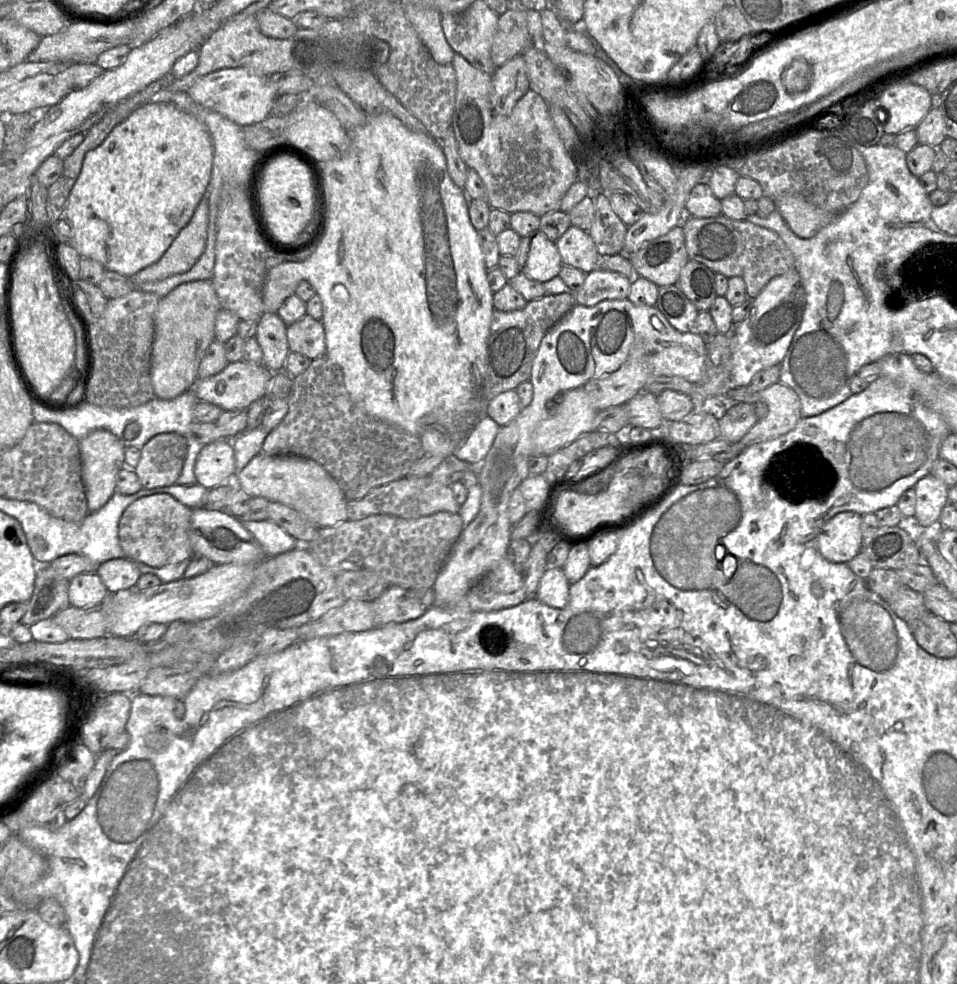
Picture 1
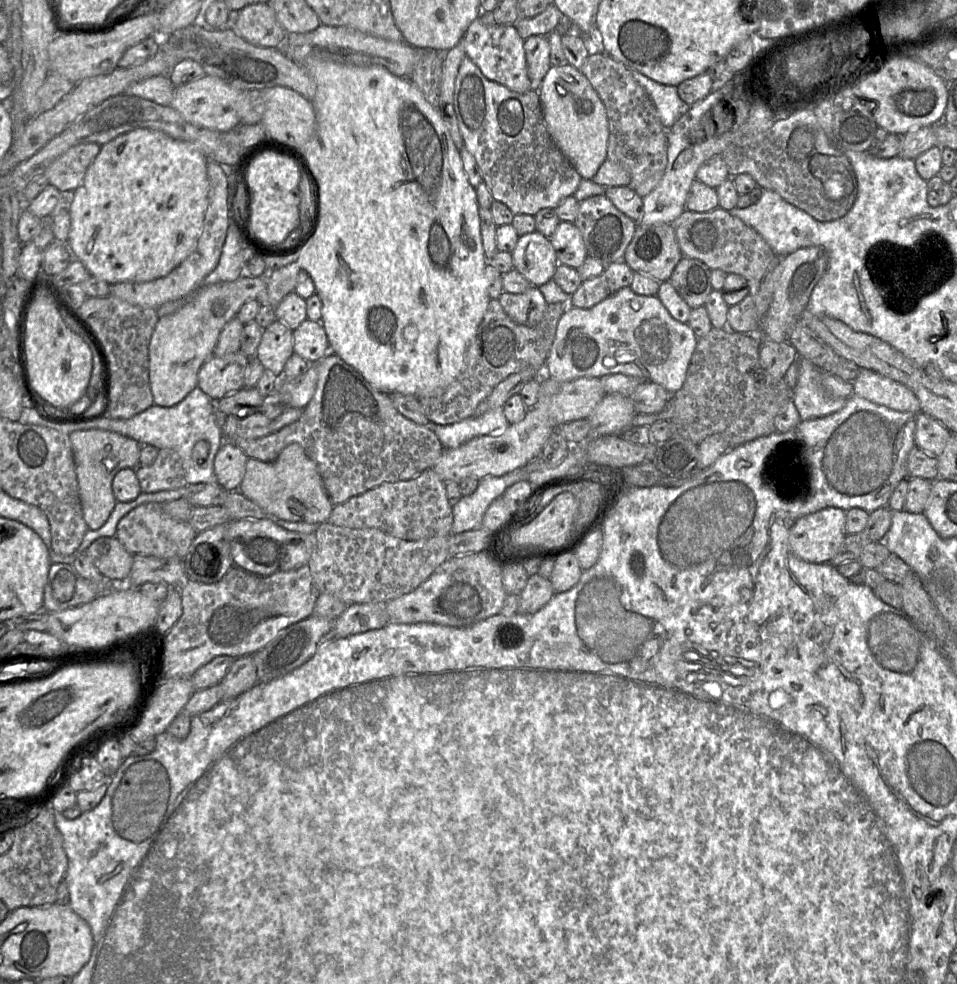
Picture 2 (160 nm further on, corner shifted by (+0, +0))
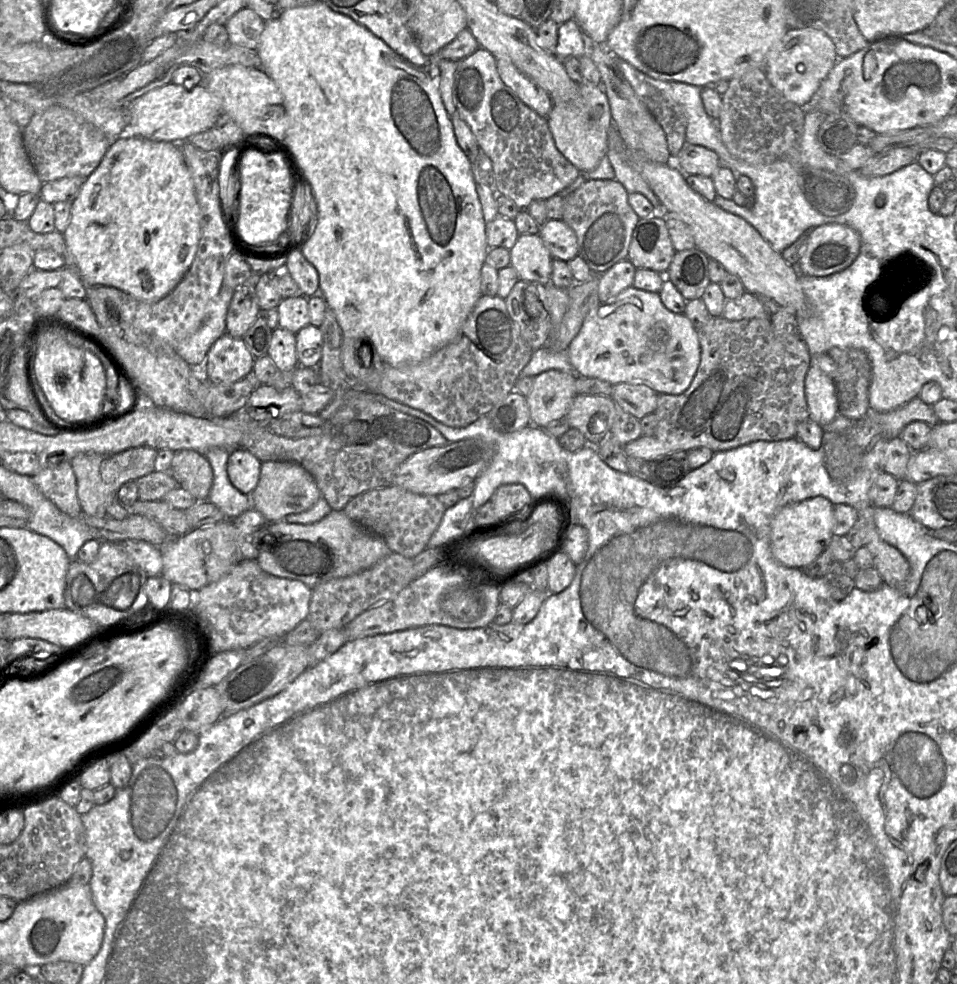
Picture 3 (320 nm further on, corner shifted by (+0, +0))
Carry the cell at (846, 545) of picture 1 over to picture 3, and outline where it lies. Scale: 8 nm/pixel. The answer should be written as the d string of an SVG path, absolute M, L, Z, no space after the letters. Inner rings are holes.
M816 496L779 508L769 525L769 546L774 559L788 568L803 568L818 558L833 537L833 506L827 498Z

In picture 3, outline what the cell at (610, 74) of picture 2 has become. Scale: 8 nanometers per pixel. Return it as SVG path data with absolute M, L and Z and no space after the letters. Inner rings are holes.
M616 57L618 69L665 132L668 150L675 157L683 147L687 118L682 106L670 95L670 81L654 79Z

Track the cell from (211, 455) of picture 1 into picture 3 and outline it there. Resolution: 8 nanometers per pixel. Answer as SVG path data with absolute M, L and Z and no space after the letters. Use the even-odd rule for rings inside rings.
M246 449L231 450L227 460L227 474L232 485L242 494L250 495L259 482L261 463Z

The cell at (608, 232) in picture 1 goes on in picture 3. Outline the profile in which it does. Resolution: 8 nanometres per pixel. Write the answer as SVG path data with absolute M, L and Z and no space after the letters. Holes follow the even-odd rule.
M587 179L563 199L562 220L575 232L577 256L586 262L593 275L600 275L627 259L632 233L639 219L628 203L628 192L616 179Z

